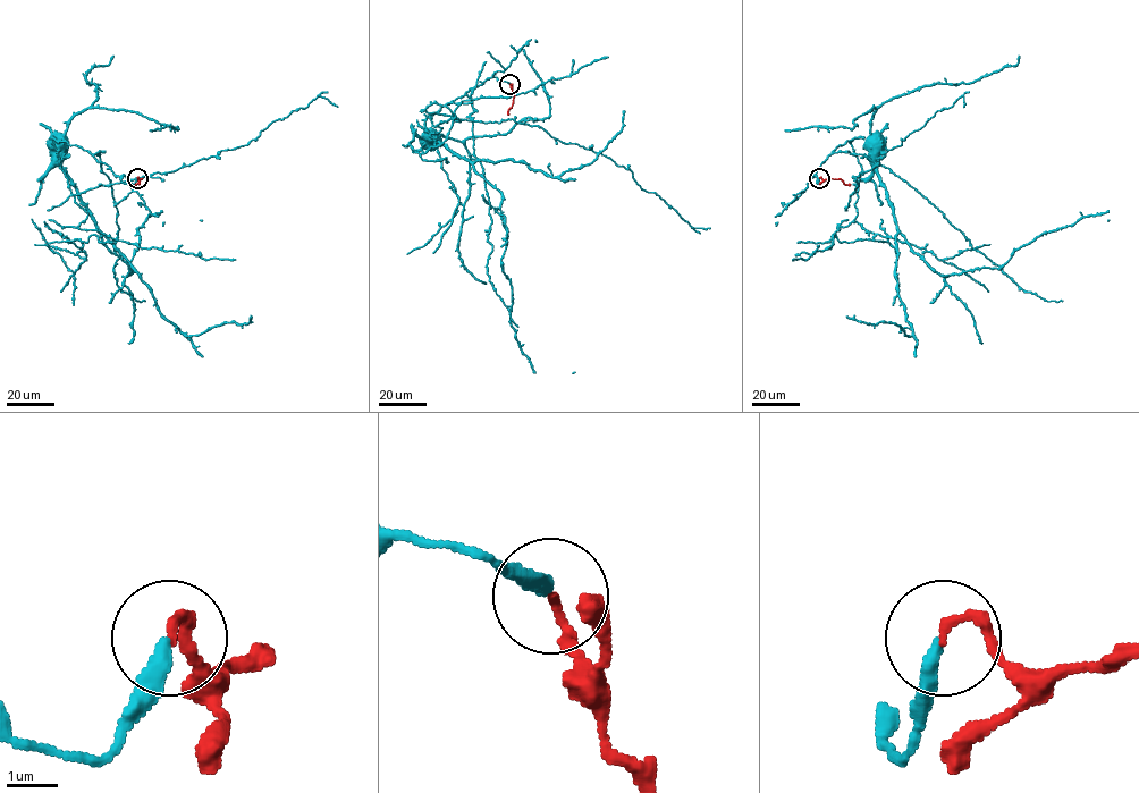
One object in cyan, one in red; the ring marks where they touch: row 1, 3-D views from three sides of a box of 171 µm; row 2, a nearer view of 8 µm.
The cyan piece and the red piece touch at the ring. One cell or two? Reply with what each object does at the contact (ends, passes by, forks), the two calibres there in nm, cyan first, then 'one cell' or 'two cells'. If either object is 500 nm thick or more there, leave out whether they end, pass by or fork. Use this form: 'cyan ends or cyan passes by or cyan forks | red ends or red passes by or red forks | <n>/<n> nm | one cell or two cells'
cyan ends | red ends | 300/170 nm | one cell

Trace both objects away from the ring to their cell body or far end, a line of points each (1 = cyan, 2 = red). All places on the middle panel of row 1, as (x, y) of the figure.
1: (509, 84), (488, 77), (445, 104), (425, 121), (429, 140)
2: (509, 84), (515, 95), (508, 115)

